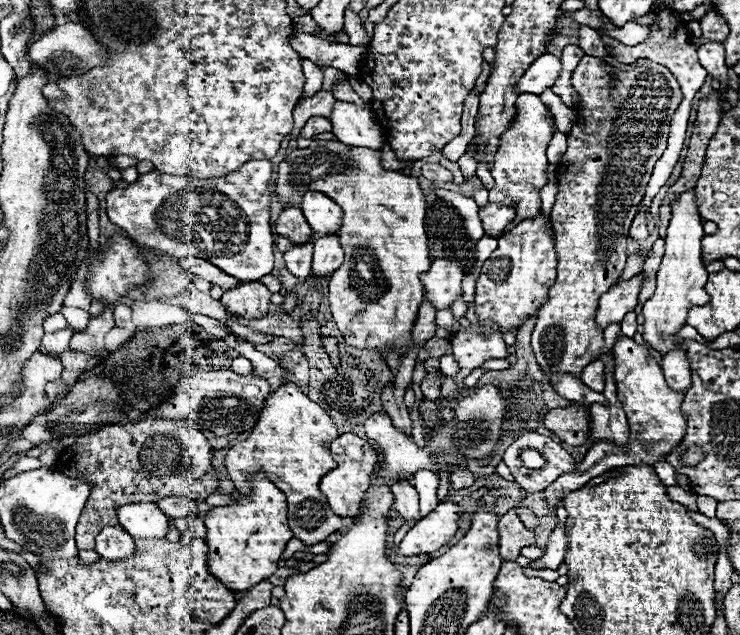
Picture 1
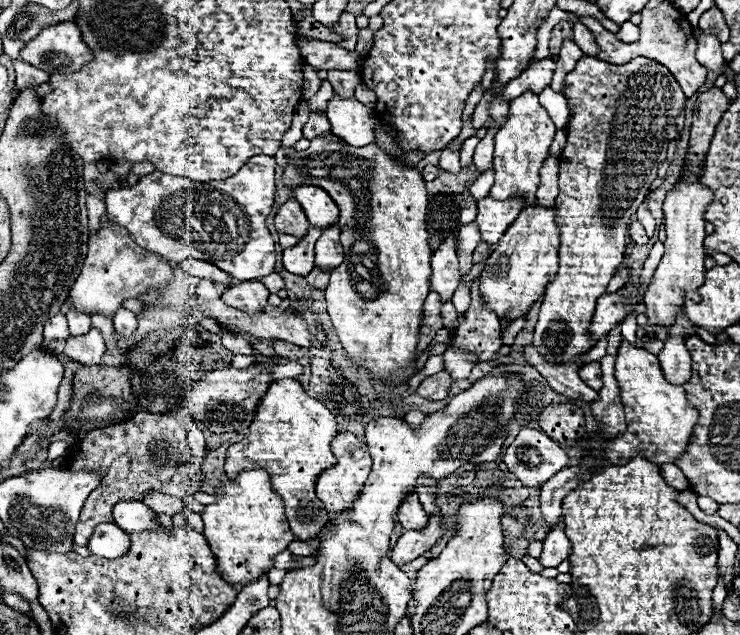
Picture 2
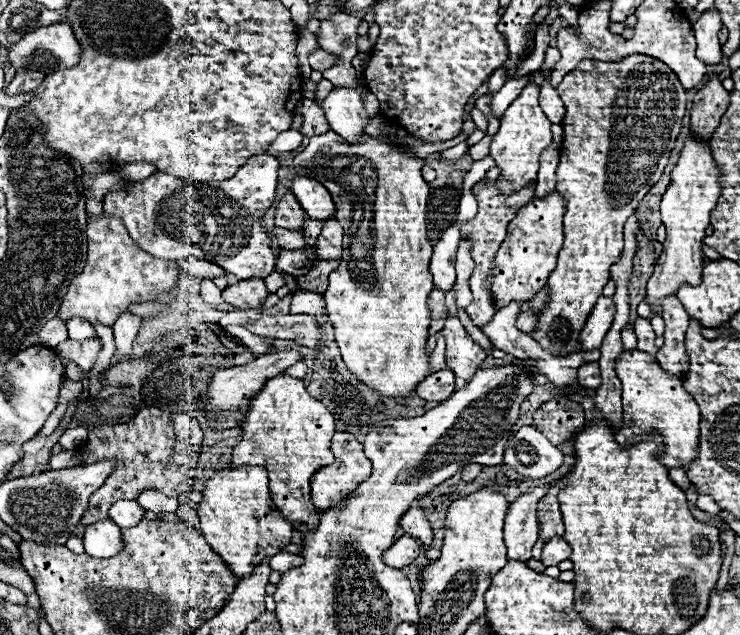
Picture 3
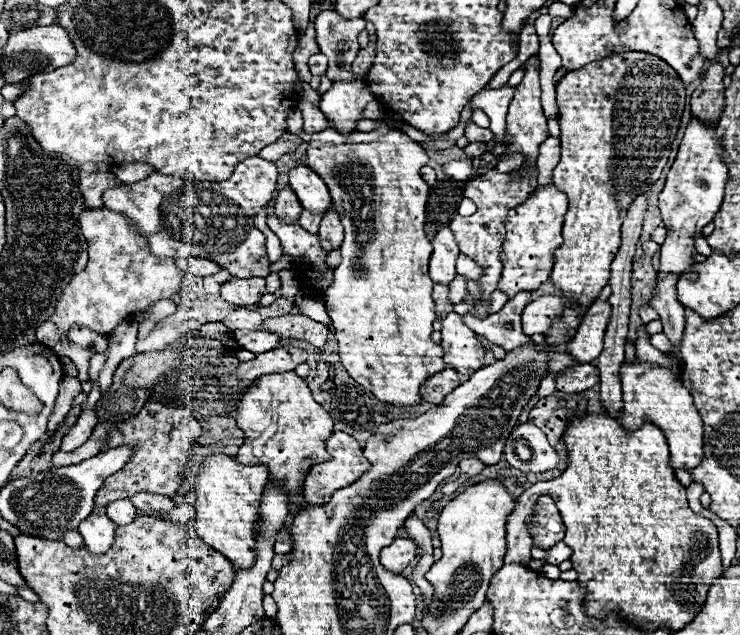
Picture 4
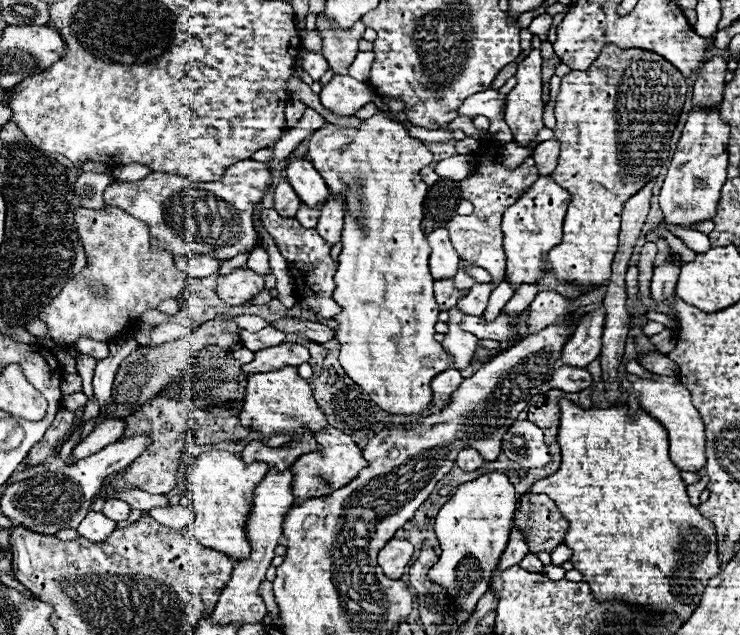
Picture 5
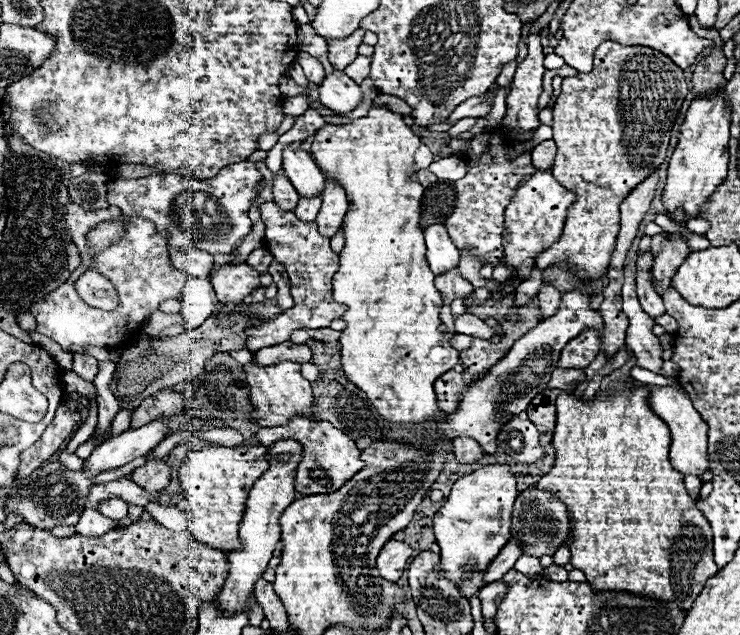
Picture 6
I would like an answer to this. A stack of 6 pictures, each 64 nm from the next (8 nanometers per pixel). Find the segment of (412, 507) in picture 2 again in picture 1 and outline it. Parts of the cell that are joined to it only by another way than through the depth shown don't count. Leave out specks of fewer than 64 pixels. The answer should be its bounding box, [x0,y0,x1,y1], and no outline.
[392,480,420,520]

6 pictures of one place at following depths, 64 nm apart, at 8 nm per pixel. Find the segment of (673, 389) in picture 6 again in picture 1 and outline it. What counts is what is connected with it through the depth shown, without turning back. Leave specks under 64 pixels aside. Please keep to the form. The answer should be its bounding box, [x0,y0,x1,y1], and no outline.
[546,334,686,510]

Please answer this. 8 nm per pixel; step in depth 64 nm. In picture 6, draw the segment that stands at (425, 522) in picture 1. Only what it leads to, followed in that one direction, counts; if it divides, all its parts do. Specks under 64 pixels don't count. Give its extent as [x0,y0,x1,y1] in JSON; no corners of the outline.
[376,538,412,582]

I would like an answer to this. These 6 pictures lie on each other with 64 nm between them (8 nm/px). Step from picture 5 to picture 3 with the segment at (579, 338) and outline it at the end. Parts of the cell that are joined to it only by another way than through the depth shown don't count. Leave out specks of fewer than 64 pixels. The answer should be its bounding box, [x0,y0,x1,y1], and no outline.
[580,296,616,352]

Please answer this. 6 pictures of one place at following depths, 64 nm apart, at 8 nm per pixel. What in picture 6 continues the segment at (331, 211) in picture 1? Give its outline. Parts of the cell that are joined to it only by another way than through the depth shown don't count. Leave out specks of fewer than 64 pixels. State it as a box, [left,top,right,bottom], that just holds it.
[282,144,326,198]

